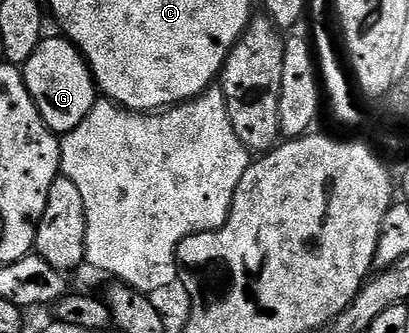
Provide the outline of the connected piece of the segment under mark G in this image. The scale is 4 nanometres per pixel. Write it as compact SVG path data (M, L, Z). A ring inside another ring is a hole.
M56 35L46 36L21 69L26 89L38 103L43 122L56 136L77 127L99 100L99 92L91 69L82 53L70 40Z

